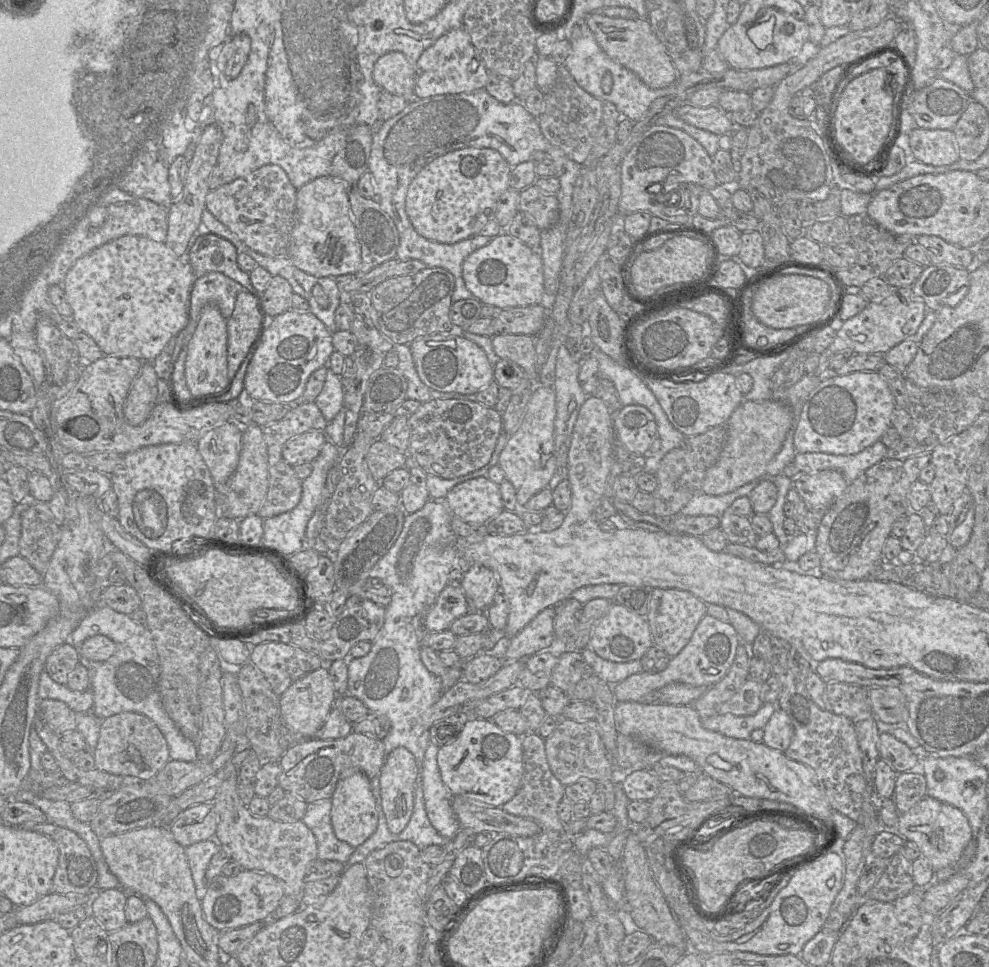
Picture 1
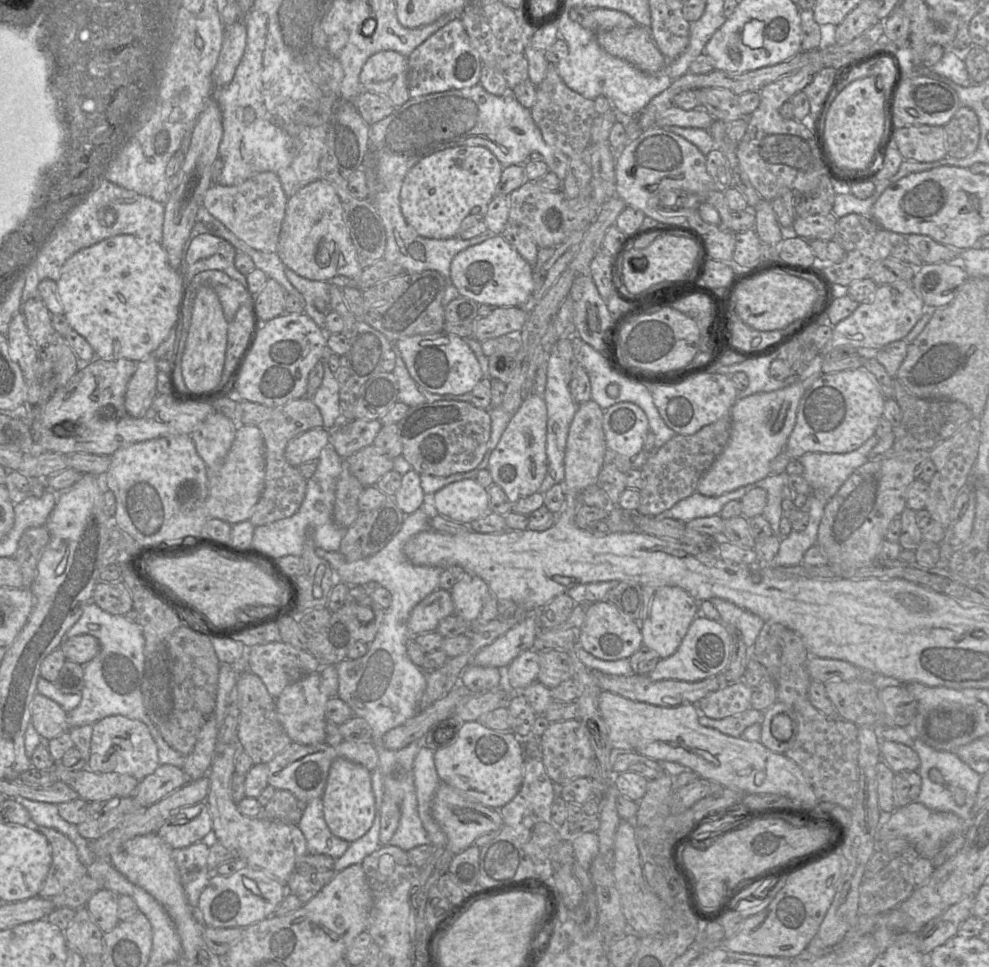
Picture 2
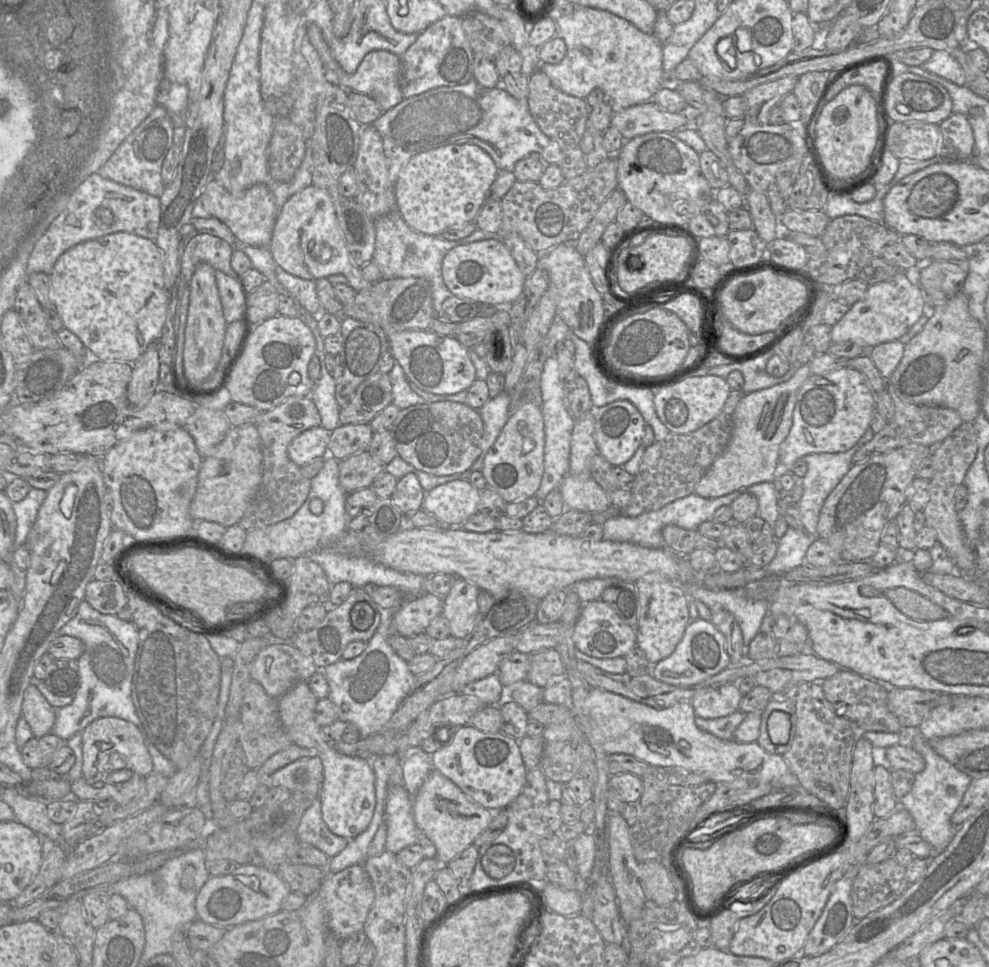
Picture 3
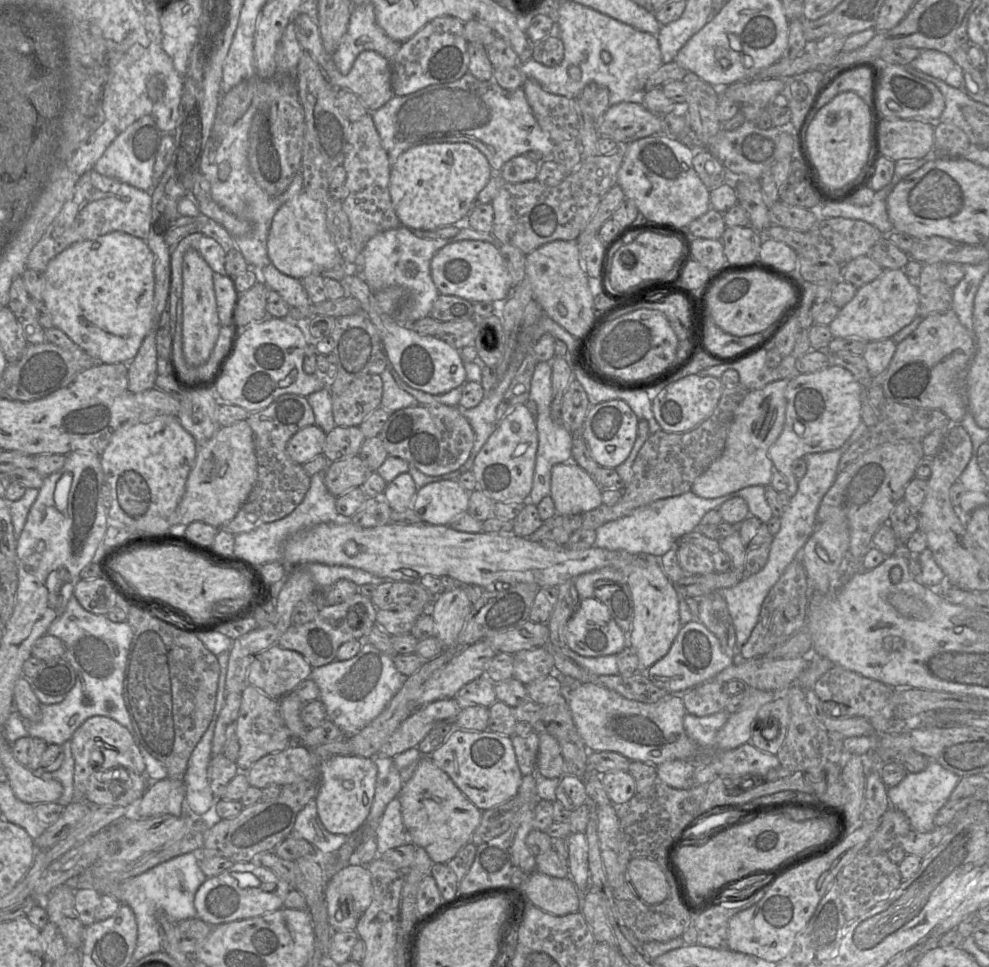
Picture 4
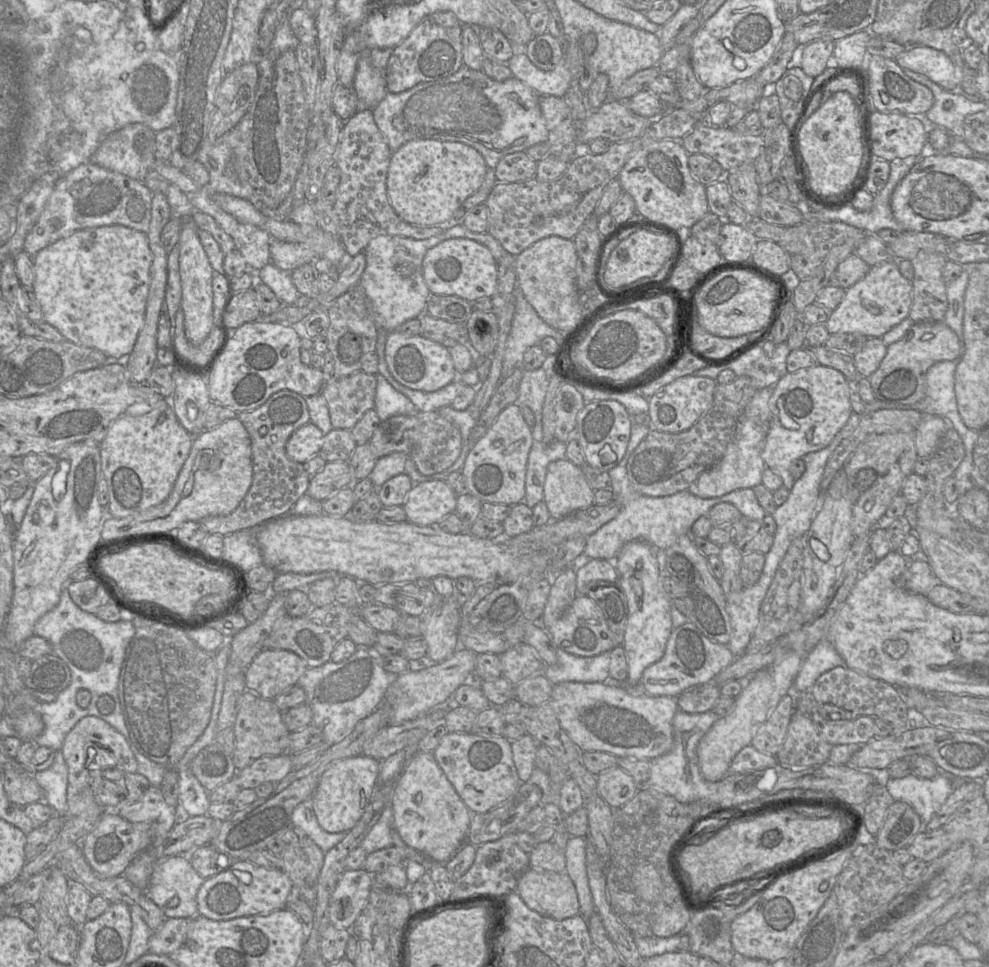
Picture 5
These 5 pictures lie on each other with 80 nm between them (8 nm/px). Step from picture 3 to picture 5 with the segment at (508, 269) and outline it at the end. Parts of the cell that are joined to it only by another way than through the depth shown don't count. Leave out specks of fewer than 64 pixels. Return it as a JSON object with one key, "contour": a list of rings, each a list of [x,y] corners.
{"contour":[[[452,238],[429,249],[422,268],[432,294],[454,295],[475,301],[482,297],[491,298],[497,291],[498,263],[486,246],[468,238]]]}

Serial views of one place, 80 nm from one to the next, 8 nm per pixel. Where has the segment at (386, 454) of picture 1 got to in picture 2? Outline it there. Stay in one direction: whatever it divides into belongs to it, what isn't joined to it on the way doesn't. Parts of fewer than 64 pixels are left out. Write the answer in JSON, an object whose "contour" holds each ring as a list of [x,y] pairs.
{"contour":[[[373,444],[345,460],[353,475],[365,487],[375,485],[383,475],[394,468],[394,459],[382,454]]]}

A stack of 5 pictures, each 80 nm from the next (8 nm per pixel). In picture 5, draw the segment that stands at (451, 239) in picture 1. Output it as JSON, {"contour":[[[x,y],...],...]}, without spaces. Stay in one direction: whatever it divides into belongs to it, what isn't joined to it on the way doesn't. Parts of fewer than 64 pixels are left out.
{"contour":[[[416,139],[392,153],[387,193],[398,216],[414,226],[433,227],[453,218],[463,202],[482,186],[488,165],[472,146],[454,141]]]}

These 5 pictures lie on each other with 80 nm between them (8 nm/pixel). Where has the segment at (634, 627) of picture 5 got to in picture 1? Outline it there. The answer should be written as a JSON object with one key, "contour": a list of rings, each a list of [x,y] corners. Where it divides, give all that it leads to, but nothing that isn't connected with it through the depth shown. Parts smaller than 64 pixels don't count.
{"contour":[[[653,588],[646,620],[653,646],[671,657],[676,656],[690,641],[700,620],[707,614],[706,603],[688,591],[677,588]]]}

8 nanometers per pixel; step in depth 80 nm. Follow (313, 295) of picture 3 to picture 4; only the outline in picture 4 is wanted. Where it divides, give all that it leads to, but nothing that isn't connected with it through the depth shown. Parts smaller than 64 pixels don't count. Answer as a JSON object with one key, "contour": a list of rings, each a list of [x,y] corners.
{"contour":[[[273,264],[258,272],[258,283],[276,291],[291,307],[307,307],[311,303],[299,279],[281,273]]]}

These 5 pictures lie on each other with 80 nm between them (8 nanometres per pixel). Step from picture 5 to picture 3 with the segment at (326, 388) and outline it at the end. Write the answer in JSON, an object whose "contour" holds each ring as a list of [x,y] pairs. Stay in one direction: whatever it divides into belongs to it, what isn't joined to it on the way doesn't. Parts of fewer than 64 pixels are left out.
{"contour":[[[378,372],[361,383],[349,403],[340,409],[340,423],[370,423],[392,402],[392,383],[389,374]]]}

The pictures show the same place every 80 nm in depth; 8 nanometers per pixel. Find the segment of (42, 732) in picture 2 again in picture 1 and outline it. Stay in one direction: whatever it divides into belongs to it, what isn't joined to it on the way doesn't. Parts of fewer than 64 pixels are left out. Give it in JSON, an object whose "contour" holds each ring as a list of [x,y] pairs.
{"contour":[[[39,700],[38,716],[54,733],[60,736],[77,728],[77,714],[59,700]]]}

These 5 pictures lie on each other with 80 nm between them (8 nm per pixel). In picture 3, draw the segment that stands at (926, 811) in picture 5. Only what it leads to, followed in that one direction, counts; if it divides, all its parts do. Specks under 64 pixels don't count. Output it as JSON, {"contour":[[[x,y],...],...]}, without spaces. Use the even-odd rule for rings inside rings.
{"contour":[[[916,732],[912,748],[923,756],[925,768],[915,774],[912,789],[899,800],[899,806],[910,813],[916,824],[916,831],[932,847],[934,855],[942,852],[948,846],[957,830],[957,827],[952,824],[951,818],[961,803],[972,778],[938,755],[920,732]],[[948,787],[954,787],[956,795],[950,796]]]}

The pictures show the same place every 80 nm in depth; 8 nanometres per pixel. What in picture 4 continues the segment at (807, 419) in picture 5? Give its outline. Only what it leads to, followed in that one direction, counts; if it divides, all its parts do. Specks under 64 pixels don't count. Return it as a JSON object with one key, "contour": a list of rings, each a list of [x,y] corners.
{"contour":[[[829,366],[814,373],[802,373],[790,379],[786,389],[786,417],[784,428],[768,451],[774,469],[787,479],[786,492],[789,497],[795,495],[798,489],[798,479],[794,476],[792,465],[798,458],[807,454],[827,452],[840,448],[862,422],[861,418],[862,386],[847,369],[841,366]]]}

